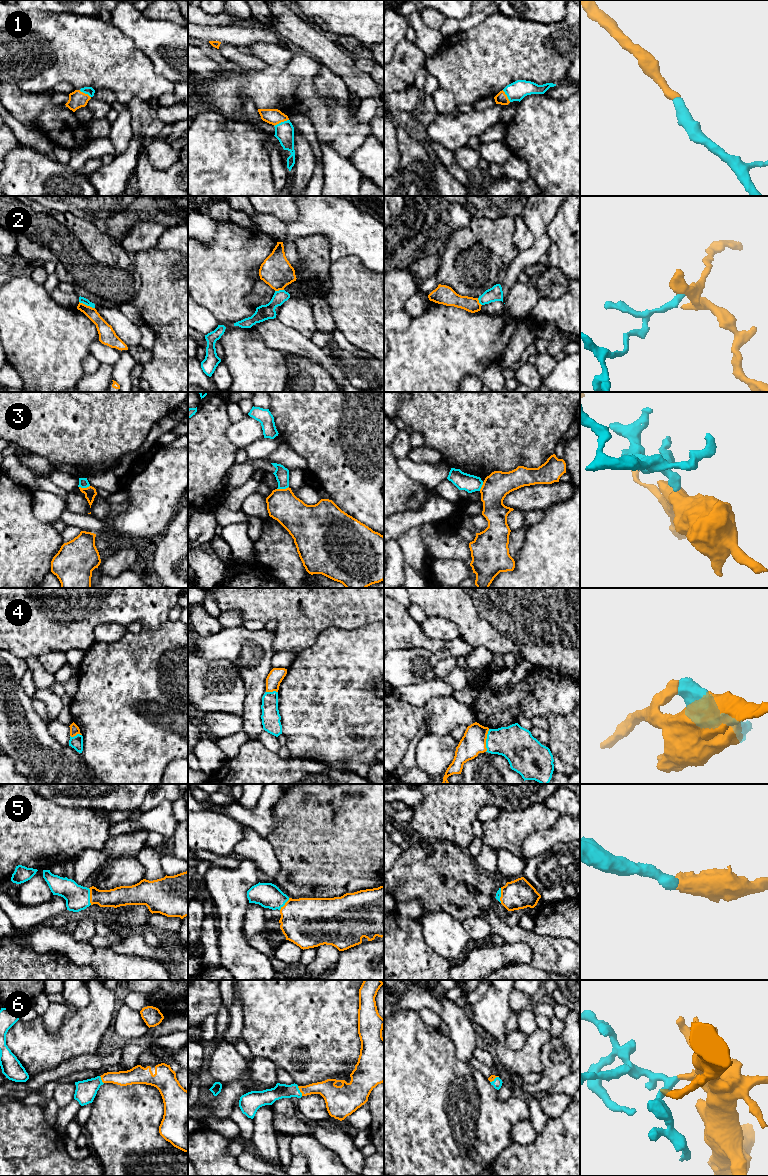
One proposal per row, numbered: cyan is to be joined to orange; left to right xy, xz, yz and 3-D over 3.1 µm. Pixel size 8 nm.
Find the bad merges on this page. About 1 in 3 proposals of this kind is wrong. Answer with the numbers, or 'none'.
2, 3

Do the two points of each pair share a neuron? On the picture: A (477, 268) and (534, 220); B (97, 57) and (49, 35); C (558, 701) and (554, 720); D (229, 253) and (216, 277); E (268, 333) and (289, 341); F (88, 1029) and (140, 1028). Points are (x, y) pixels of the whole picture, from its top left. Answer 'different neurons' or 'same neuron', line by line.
A: different neurons
B: same neuron
C: different neurons
D: same neuron
E: same neuron
F: different neurons

